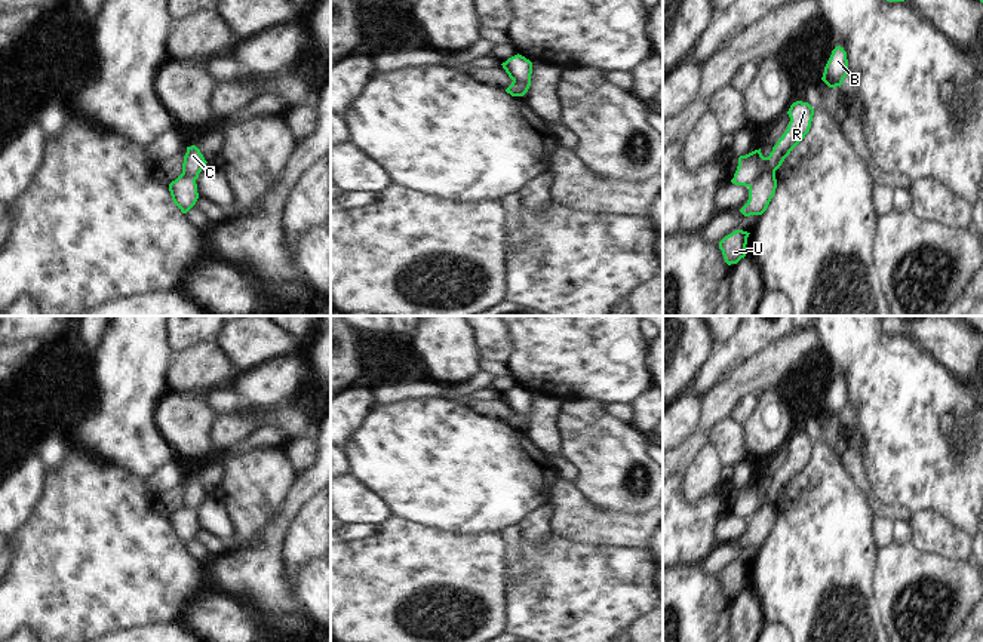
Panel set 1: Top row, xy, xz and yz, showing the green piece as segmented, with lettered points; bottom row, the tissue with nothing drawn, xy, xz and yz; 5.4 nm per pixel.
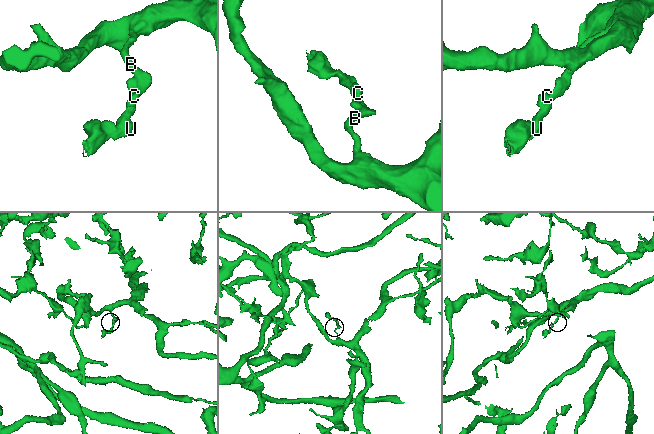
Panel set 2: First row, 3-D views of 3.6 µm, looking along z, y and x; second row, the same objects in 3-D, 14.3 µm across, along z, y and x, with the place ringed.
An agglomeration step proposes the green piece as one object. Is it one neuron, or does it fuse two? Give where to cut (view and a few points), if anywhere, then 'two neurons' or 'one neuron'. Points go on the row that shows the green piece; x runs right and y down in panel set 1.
cut in yz along (774, 172), (765, 172), (747, 186); two neurons

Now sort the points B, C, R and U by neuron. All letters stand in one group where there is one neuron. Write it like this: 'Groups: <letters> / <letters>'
Groups: B C R / U.

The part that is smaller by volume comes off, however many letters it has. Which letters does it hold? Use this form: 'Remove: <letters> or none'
Remove: U

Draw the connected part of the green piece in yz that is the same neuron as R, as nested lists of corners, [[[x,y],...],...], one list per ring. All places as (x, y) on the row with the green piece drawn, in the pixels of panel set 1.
[[[796,101],[787,114],[790,117],[787,129],[768,157],[762,156],[761,148],[738,157],[732,184],[749,187],[764,173],[775,173],[790,151],[805,138],[811,128],[814,108],[808,102]]]

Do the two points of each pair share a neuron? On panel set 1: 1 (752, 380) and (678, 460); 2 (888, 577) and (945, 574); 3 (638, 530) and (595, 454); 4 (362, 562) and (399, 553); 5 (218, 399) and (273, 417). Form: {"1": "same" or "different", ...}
{"1": "same", "2": "same", "3": "different", "4": "same", "5": "same"}

